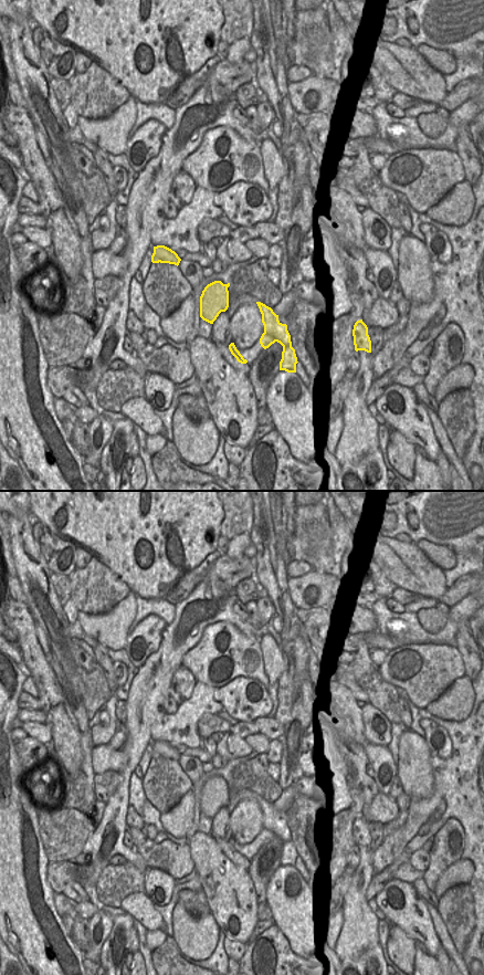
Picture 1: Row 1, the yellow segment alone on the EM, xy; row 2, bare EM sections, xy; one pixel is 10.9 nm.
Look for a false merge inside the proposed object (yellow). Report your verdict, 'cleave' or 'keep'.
cleave

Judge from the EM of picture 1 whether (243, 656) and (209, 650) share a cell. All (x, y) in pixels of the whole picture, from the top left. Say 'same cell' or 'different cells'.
same cell

